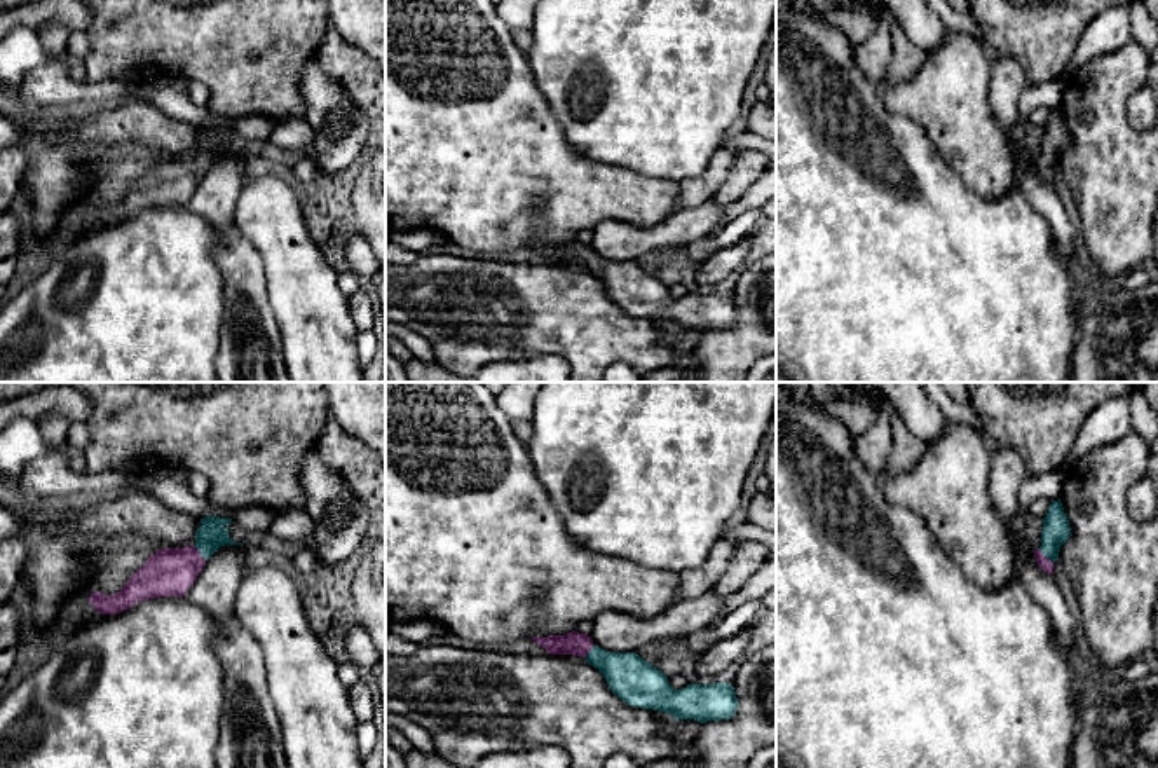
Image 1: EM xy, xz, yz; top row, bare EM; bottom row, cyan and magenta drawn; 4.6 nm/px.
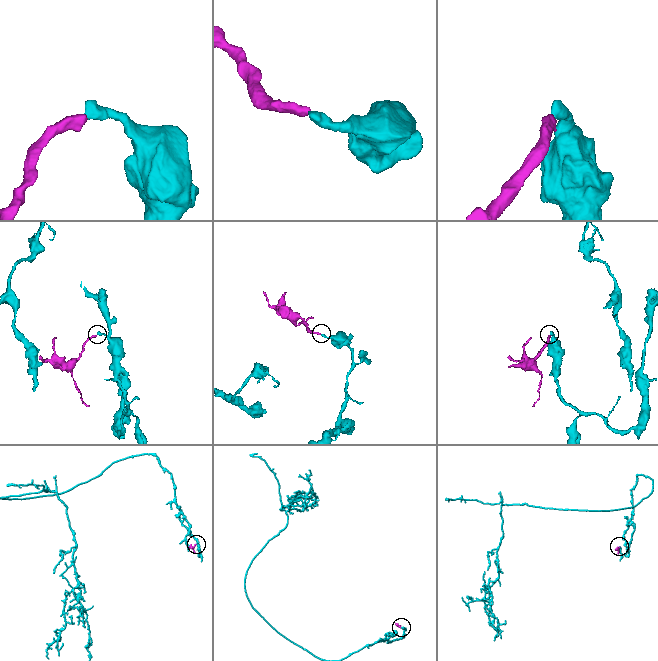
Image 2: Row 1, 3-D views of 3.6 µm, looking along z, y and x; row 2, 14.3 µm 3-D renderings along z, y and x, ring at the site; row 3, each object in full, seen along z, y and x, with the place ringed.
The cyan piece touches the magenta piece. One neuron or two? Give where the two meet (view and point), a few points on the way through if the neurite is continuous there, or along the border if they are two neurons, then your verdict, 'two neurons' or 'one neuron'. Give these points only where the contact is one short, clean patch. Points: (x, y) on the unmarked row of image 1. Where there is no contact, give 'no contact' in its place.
yz (1045, 164) | across yz (1055, 140), (1045, 164), (1045, 173) | one neuron

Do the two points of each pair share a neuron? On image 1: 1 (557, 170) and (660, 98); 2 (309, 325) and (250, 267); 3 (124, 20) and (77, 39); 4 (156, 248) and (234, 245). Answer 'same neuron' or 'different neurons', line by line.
1: different neurons
2: different neurons
3: different neurons
4: different neurons

